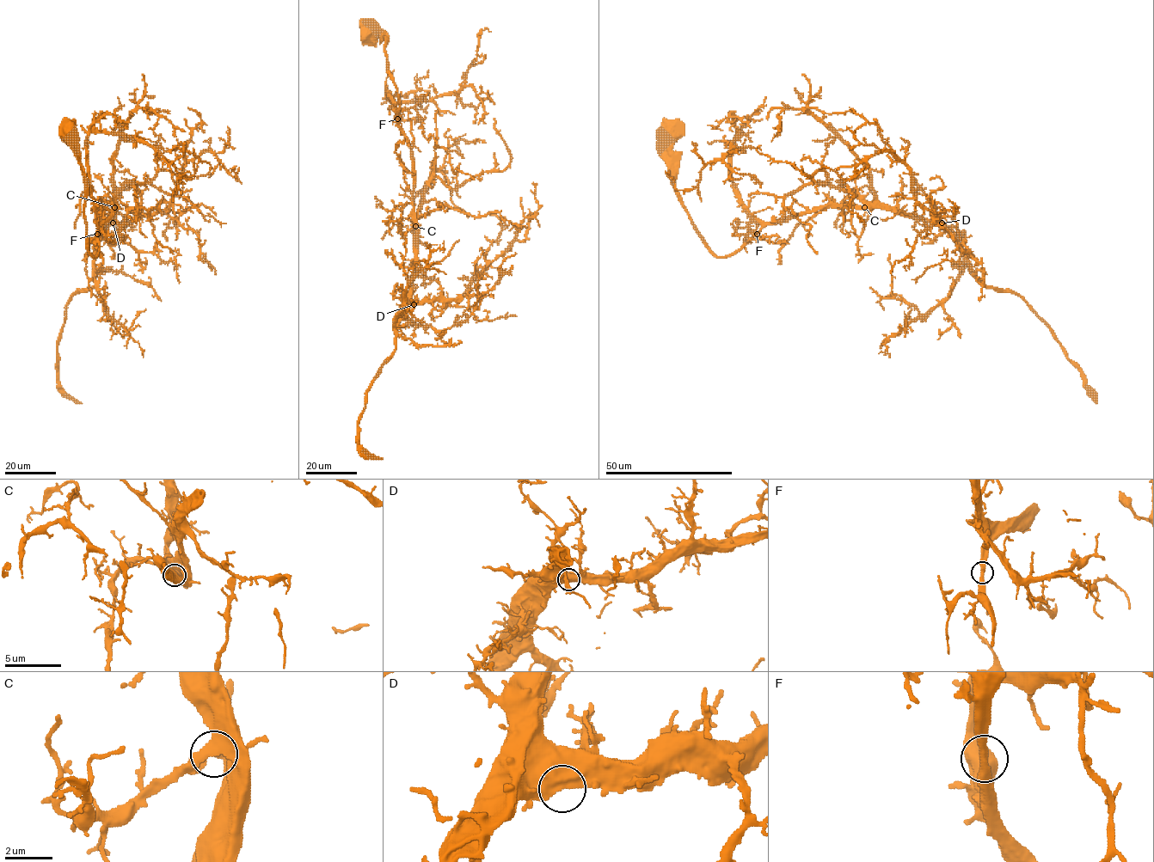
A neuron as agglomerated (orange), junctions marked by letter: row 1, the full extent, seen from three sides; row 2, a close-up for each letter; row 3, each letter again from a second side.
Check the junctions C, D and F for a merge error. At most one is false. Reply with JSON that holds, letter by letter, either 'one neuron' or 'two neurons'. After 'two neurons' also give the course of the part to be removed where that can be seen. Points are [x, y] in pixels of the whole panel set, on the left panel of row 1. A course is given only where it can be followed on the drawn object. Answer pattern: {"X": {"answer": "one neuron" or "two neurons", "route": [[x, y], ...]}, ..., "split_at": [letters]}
{"C": {"answer": "one neuron"}, "D": {"answer": "one neuron"}, "F": {"answer": "one neuron"}, "split_at": []}

